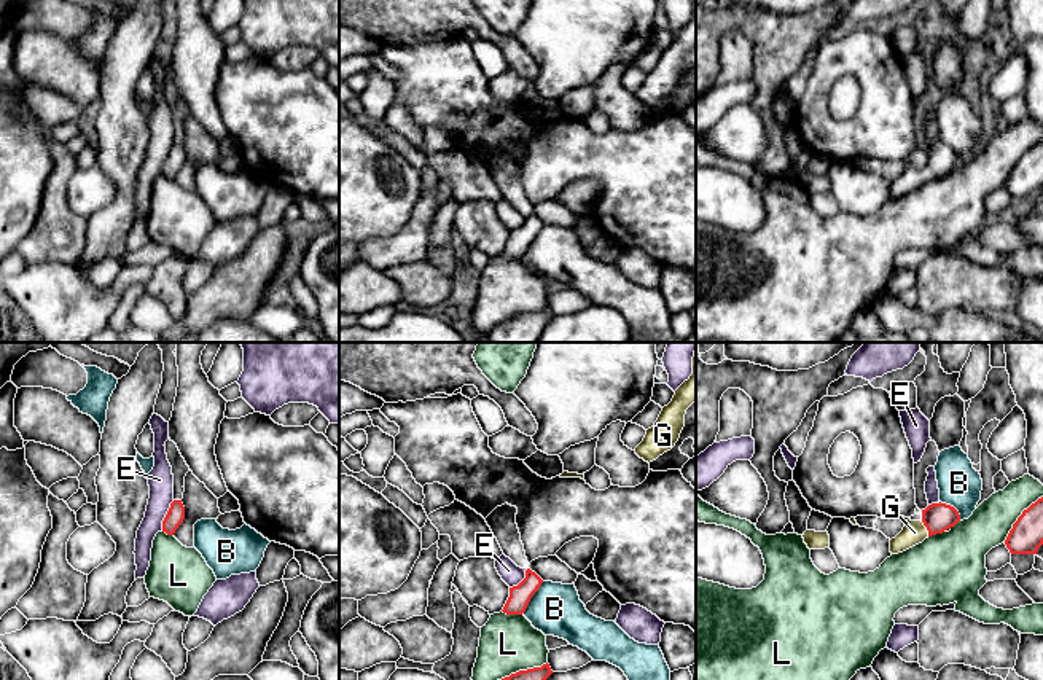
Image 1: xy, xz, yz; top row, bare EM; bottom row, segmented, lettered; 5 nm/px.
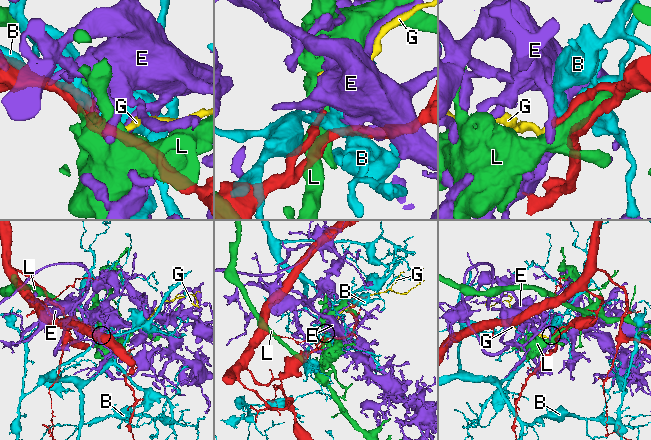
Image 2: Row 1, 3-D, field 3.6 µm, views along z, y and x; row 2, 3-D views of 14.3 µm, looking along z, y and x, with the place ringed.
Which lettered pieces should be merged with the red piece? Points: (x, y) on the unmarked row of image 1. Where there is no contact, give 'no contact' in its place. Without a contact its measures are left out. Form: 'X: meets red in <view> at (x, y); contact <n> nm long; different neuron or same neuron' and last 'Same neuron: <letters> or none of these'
B: meets red in xz at (531, 241); contact 200 nm long; different neuron
E: meets red in xy at (166, 158); contact 170 nm long; different neuron
G: meets red in yz at (925, 169); contact 100 nm long; same neuron
L: meets red in xz at (516, 316); contact 340 nm long; different neuron
Same neuron: G

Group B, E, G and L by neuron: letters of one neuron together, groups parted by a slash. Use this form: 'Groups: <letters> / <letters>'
Groups: B / E / G / L

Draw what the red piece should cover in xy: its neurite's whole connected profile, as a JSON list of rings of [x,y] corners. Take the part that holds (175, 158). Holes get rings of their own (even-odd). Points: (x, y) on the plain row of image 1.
[[[174,143],[162,164],[162,175],[166,175],[167,178],[174,178],[178,169],[183,166],[183,162],[185,162],[185,150],[182,143]]]

